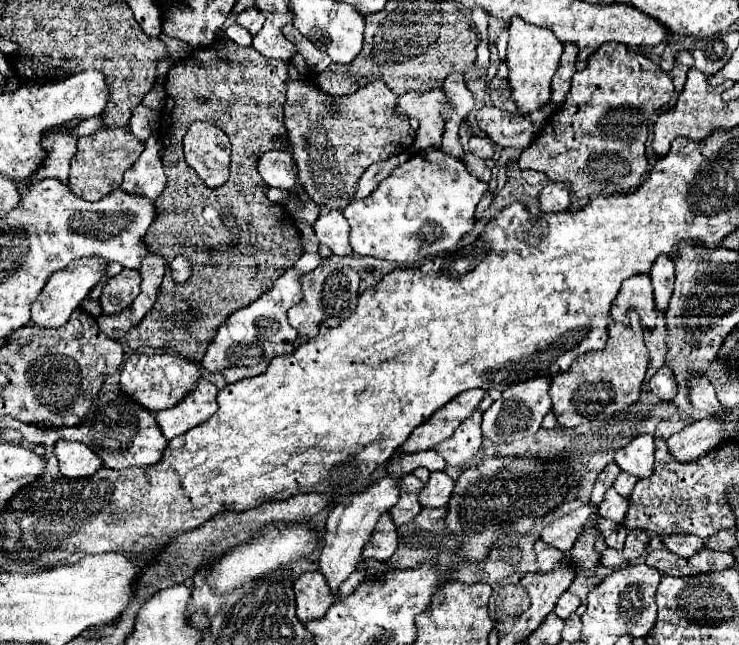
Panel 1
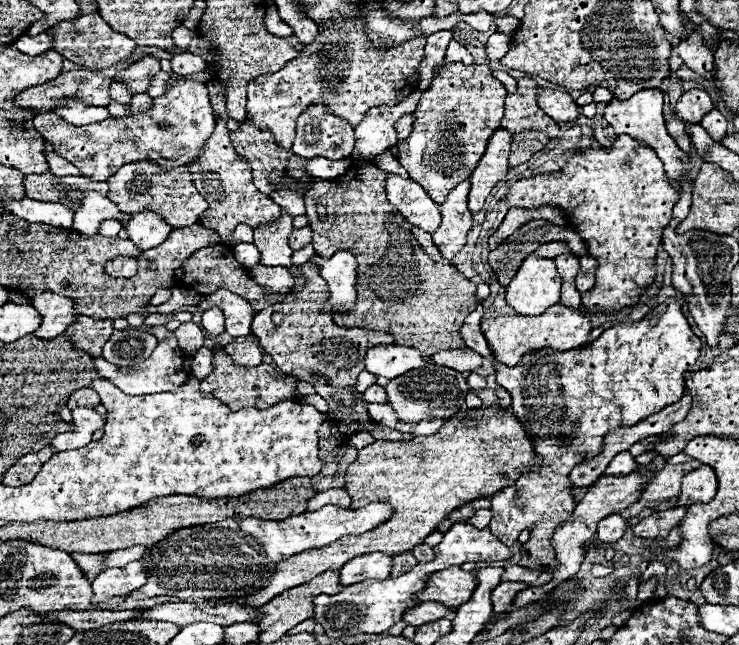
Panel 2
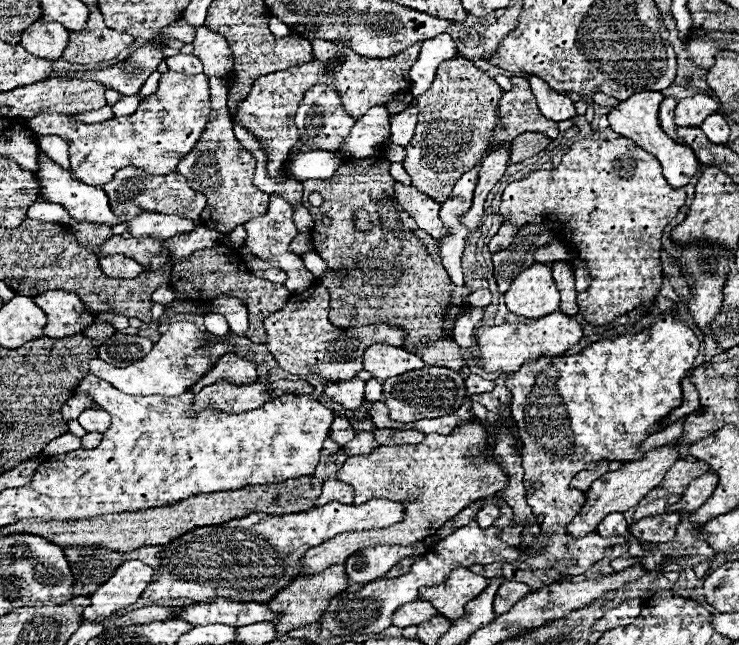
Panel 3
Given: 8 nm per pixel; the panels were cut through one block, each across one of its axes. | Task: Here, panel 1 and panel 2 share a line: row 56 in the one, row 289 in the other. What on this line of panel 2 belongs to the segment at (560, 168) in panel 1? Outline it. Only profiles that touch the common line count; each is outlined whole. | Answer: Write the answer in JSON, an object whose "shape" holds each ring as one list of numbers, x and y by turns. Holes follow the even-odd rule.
{"shape":[[624,134,618,136,610,148,592,144,576,152,566,160,566,166,554,174,536,174,528,180,518,180,510,184,506,192,506,202,510,208,532,210,552,206,562,210,566,226,572,228,586,242,588,254,598,262,596,284,592,286,592,290,582,294,582,306,592,314,612,314,638,304,644,290,654,284,656,250,662,238,662,230,672,218,672,208,678,202,678,196,678,190,666,180,662,160,658,160,658,156,648,146,642,146,638,140]]}

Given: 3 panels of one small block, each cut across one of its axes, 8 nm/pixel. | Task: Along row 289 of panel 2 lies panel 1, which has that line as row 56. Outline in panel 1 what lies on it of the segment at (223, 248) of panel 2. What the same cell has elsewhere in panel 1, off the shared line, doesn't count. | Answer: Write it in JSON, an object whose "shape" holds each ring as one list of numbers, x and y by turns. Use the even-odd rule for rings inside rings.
{"shape":[[224,30,218,32,218,42,228,52,228,58,220,58,220,46,212,48,196,48,192,50,192,56,186,64,186,60,180,60,172,66,172,70,166,76,166,102,160,110,162,122,160,122,160,142,164,146,162,150,162,164,164,172,168,176,164,192,158,196,154,204,158,210,158,220,154,220,148,232,146,232,146,246,150,252,162,254,166,262,172,262,176,256,184,256,192,264,192,276,184,284,176,284,170,270,164,276,164,282,160,286,160,294,152,310,142,318,140,324,130,328,126,332,126,342,130,348,166,348,174,350,184,358,202,362,206,356,208,346,212,344,218,326,236,310,250,306,262,292,270,290,270,284,288,268,294,266,298,256,302,254,294,220,292,216,282,208,282,204,272,204,266,200,262,186,264,180,256,172,256,160,266,150,276,150,278,146,272,144,272,136,280,134,286,136,286,128,282,124,284,112,282,104,286,100,286,66,288,62,276,62,270,58,260,56,254,48,240,48,234,44],[196,120,210,122,224,130,232,144,232,156,230,156,230,178,226,186,222,186,222,192,216,192,212,188,204,188,202,180,196,172,186,164,184,152,182,152,182,138,188,130,188,126]]}

